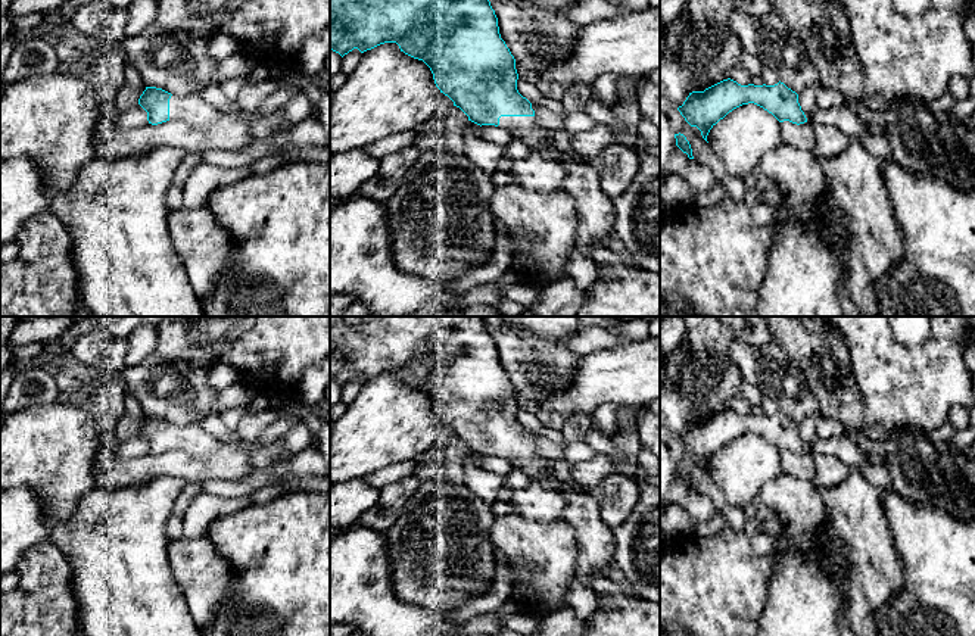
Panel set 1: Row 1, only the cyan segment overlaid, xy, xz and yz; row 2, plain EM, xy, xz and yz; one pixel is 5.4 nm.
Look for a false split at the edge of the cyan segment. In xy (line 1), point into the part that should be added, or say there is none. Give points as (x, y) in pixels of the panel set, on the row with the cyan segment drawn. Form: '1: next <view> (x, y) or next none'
1: next xy (192, 109)

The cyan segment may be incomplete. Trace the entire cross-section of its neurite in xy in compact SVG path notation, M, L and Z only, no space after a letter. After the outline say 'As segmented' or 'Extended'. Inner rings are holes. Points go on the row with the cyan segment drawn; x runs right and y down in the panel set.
M146 87L138 105L147 112L147 121L152 125L181 121L193 127L202 127L217 122L221 116L221 112L199 94L174 96L156 87Z. Extended

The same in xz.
M330 0L330 50L342 57L358 49L361 53L384 43L396 43L405 54L423 60L432 71L436 87L448 96L454 106L460 107L468 121L477 125L495 125L511 132L529 146L535 155L566 166L566 177L560 190L574 200L577 213L576 250L586 258L592 256L595 246L602 246L607 236L614 233L613 199L607 197L601 188L598 171L577 159L573 153L563 153L555 149L552 130L543 128L532 103L517 90L518 74L515 59L501 38L498 18L489 0Z. Extended

